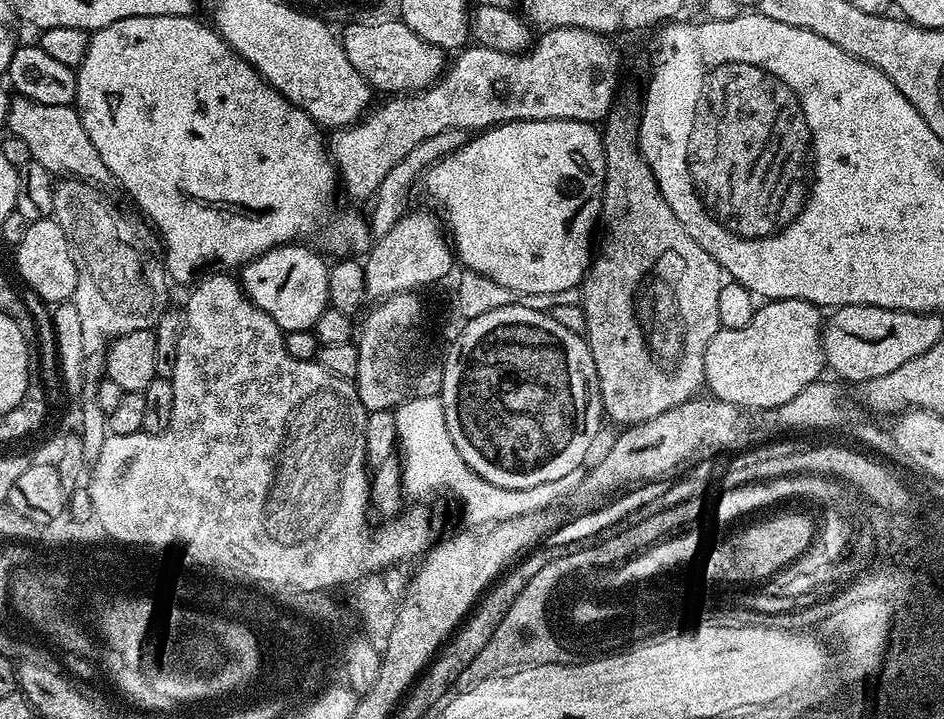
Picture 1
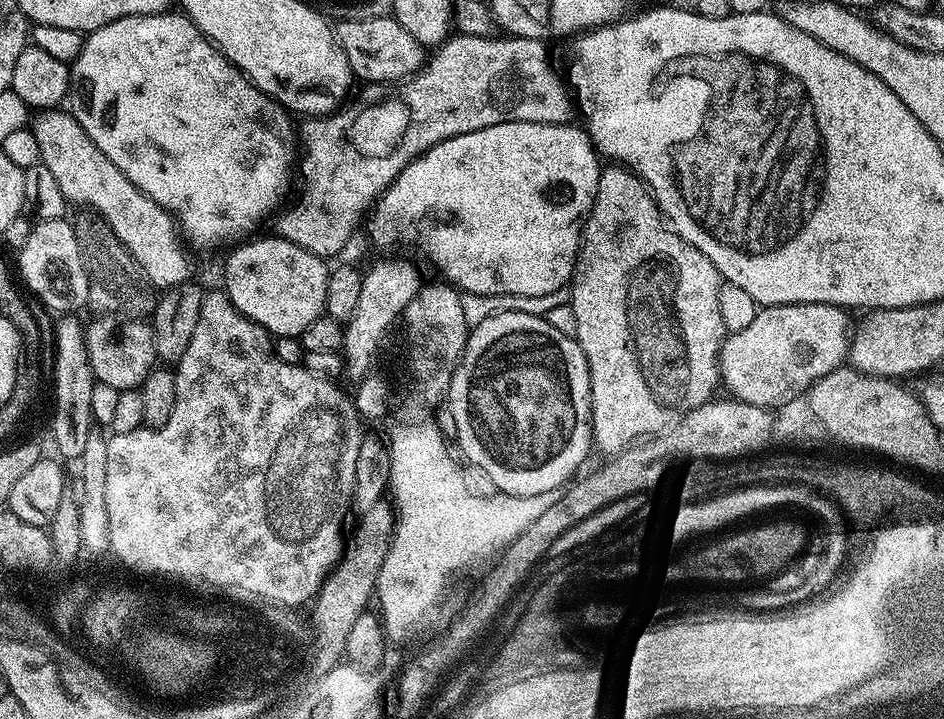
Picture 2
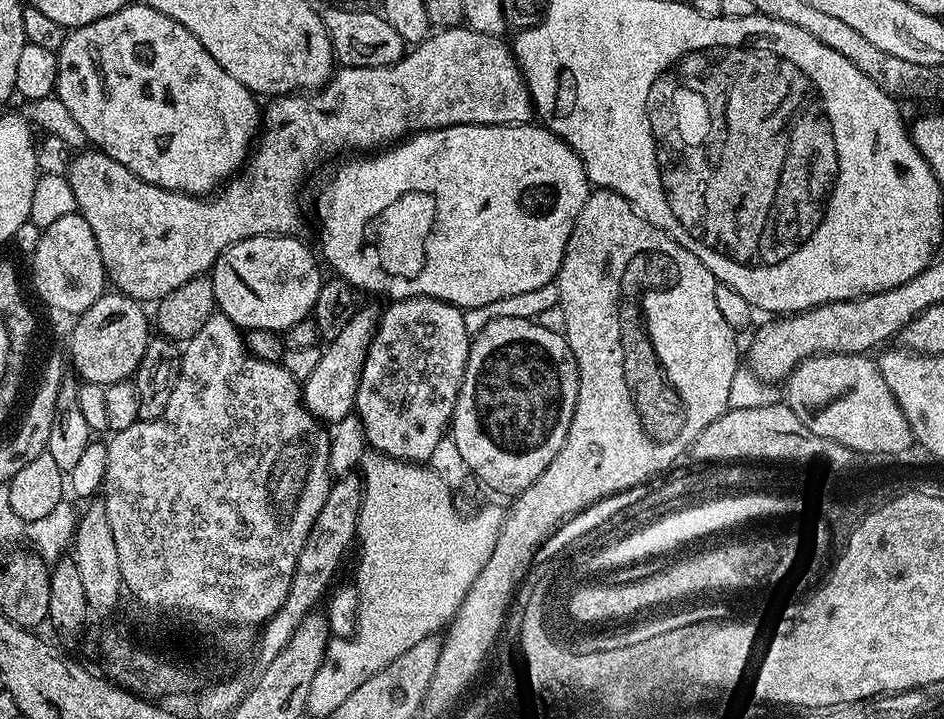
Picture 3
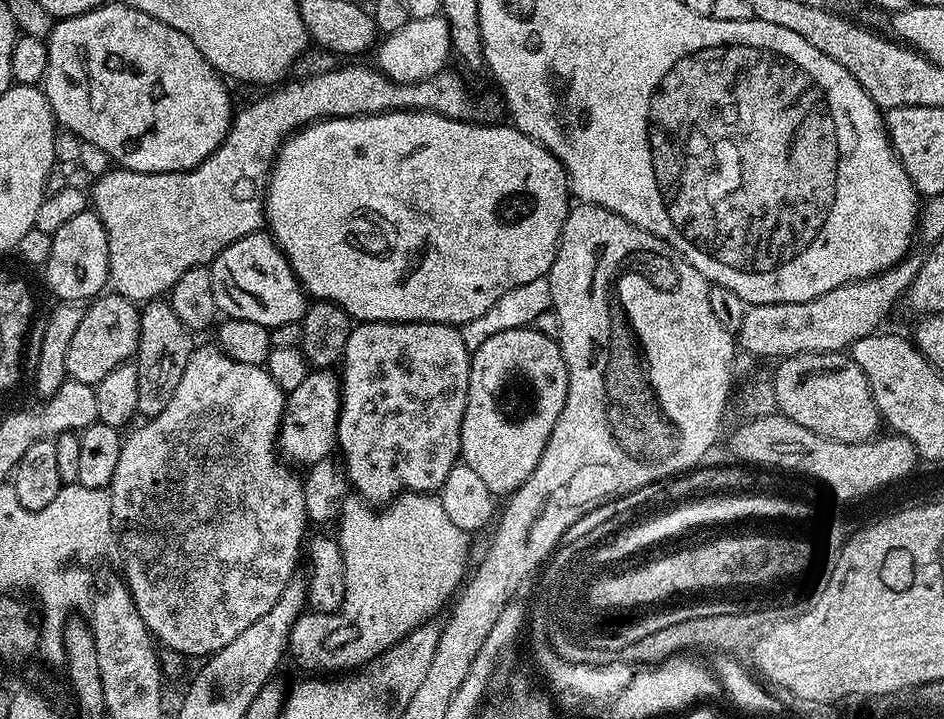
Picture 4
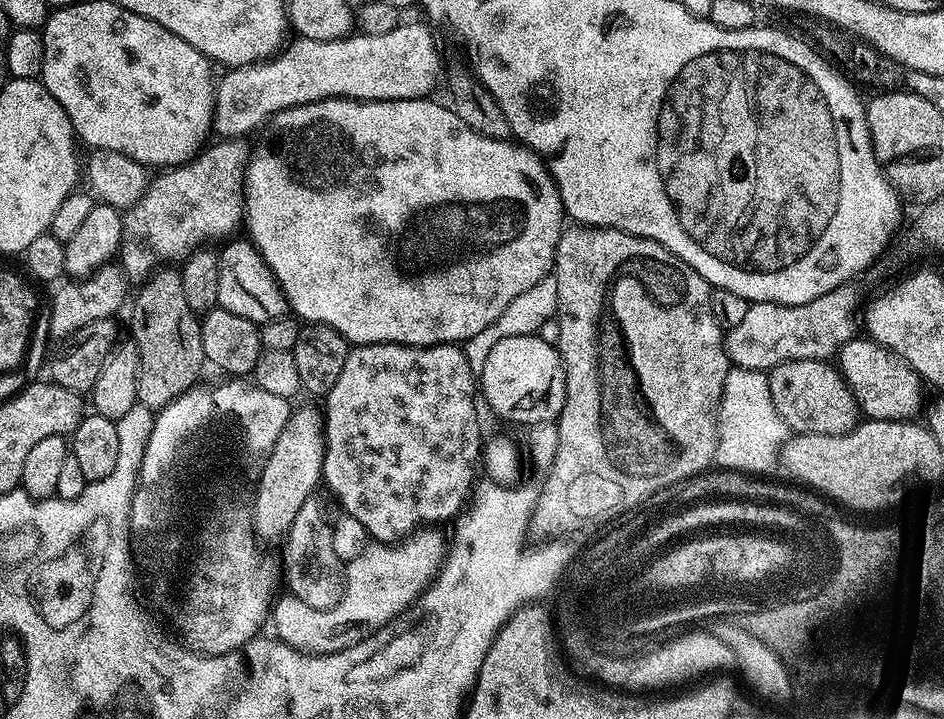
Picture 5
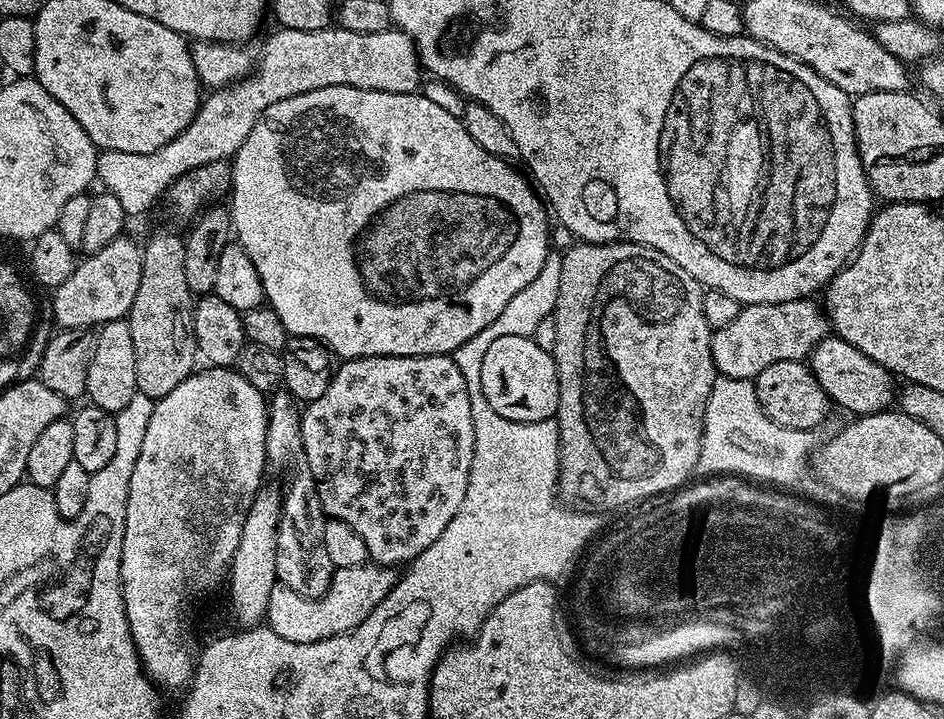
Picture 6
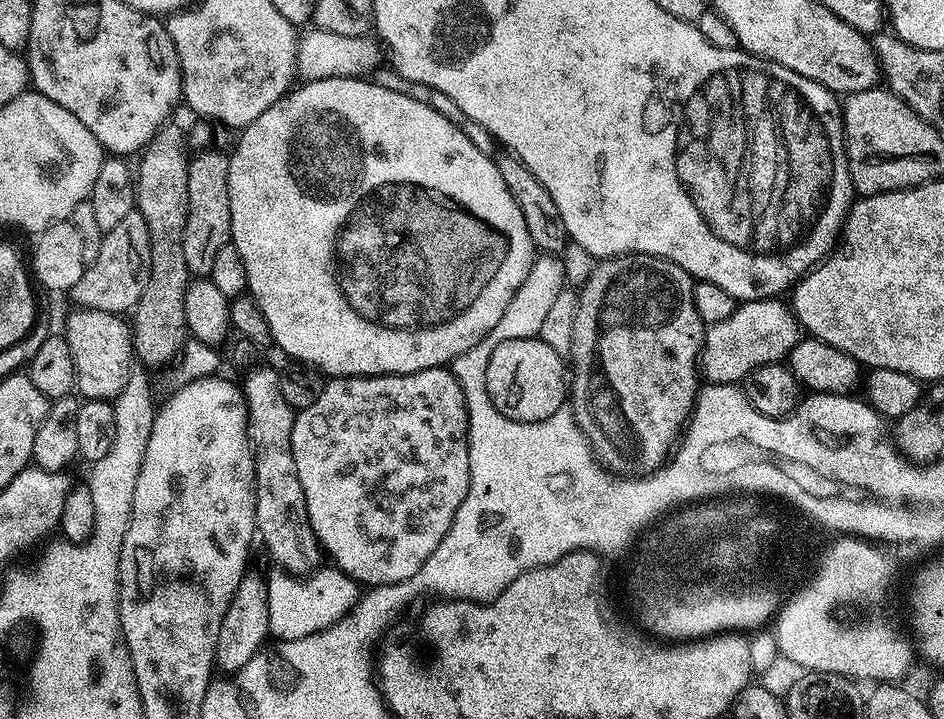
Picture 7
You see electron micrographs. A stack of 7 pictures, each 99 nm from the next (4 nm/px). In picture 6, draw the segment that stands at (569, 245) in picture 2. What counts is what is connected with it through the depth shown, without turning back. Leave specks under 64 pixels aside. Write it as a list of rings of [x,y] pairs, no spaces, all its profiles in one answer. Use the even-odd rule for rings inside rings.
[[[322,86],[322,90],[310,90],[306,94],[294,94],[294,98],[282,98],[282,102],[274,102],[274,106],[266,106],[266,110],[262,110],[258,122],[254,122],[250,134],[246,134],[242,146],[231,157],[230,167],[230,215],[234,236],[250,258],[254,270],[258,270],[267,307],[278,314],[289,337],[309,336],[320,340],[341,361],[367,356],[449,355],[458,350],[462,342],[474,338],[478,330],[486,330],[486,326],[490,326],[490,322],[502,314],[510,298],[514,298],[518,290],[523,290],[528,283],[534,282],[534,278],[538,278],[538,270],[542,270],[550,255],[550,212],[529,177],[509,161],[482,150],[482,146],[478,146],[478,142],[466,134],[461,117],[442,110],[442,106],[437,106],[435,102],[430,102],[430,98],[416,92],[379,92],[354,86]]]

